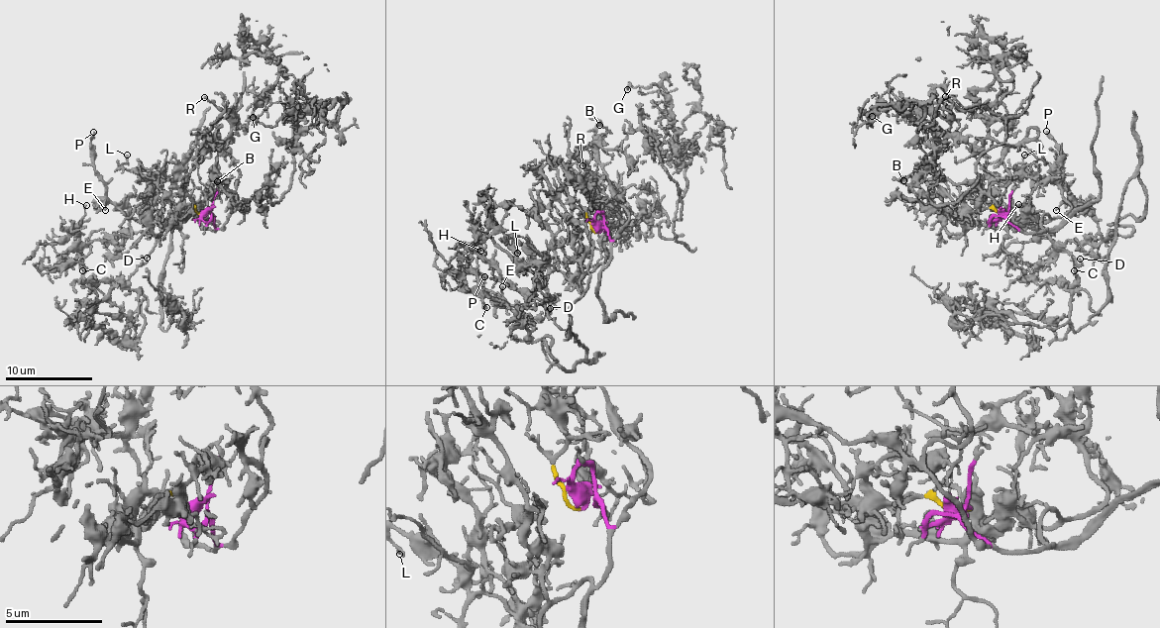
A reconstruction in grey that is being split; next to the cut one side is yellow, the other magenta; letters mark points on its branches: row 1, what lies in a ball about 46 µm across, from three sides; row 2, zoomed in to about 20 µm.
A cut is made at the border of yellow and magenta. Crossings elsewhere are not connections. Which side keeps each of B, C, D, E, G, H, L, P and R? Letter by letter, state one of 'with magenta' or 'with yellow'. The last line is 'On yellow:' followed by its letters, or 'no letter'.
B: with magenta
C: with magenta
D: with magenta
E: with magenta
G: with magenta
H: with magenta
L: with magenta
P: with magenta
R: with magenta
On yellow: no letter

